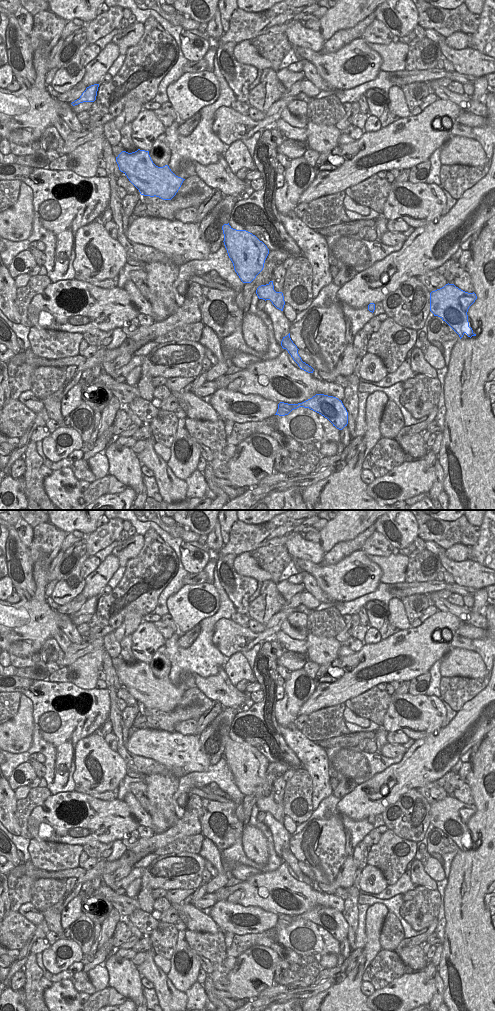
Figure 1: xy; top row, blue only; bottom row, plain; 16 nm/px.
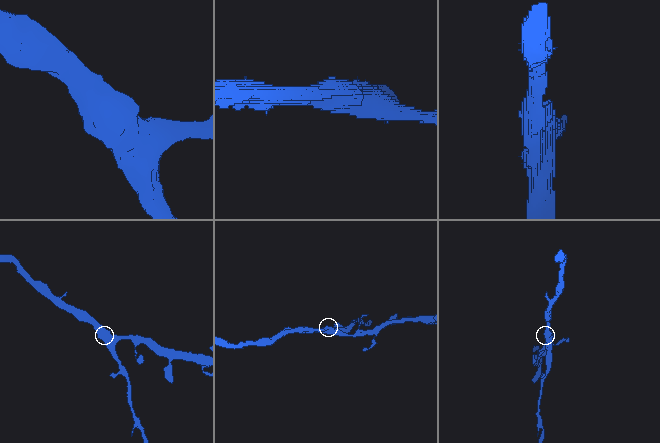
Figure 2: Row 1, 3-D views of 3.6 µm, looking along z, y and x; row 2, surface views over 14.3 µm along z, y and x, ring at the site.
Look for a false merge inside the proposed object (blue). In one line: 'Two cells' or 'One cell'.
One cell.

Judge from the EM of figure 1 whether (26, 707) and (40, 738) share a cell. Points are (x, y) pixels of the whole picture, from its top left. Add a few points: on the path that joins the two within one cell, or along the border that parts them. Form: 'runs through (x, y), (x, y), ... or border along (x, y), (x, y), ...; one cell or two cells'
border along (29, 699), (32, 703), (33, 723), (31, 745); two cells

